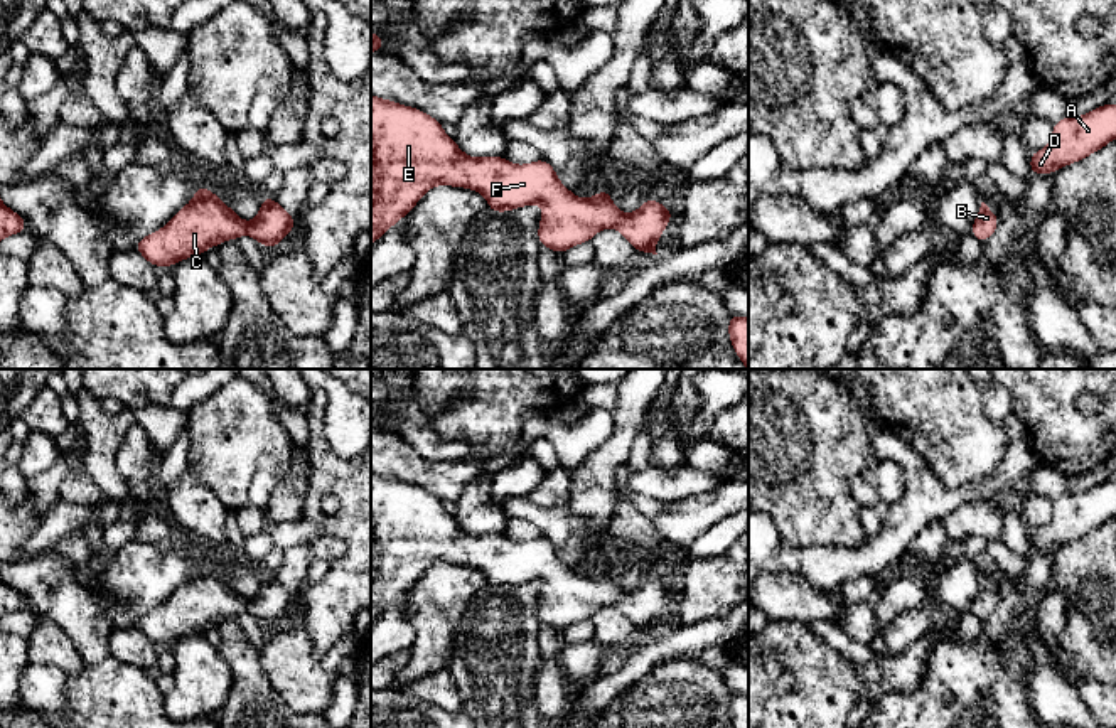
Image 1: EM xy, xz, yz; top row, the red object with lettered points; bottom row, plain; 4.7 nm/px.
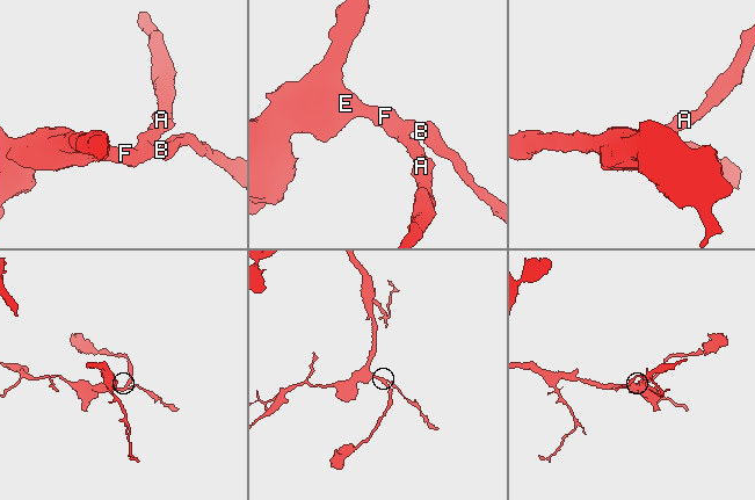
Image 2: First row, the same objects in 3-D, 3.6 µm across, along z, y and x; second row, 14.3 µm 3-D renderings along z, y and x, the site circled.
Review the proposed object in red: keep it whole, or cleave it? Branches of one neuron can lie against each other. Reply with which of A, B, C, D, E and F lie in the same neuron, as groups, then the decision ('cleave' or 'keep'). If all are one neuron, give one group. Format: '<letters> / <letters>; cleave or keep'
A B C D E F; keep

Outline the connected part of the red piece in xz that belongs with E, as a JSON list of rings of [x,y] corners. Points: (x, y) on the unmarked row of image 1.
[[[371,472],[371,622],[374,622],[401,595],[406,595],[420,576],[435,563],[464,565],[480,570],[486,575],[491,590],[507,590],[518,585],[539,581],[545,592],[539,597],[538,618],[541,624],[546,624],[558,632],[563,632],[577,622],[592,618],[593,613],[605,605],[615,605],[637,630],[657,632],[656,622],[674,593],[664,581],[651,575],[630,592],[624,592],[615,585],[609,568],[598,568],[590,576],[580,576],[560,559],[556,548],[545,536],[524,543],[514,543],[499,533],[480,536],[469,534],[459,526],[452,514],[445,512],[443,502],[433,494],[428,494],[418,485]]]

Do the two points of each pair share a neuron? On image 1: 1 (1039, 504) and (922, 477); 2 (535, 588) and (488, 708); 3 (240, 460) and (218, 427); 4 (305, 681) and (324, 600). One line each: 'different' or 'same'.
1: different
2: same
3: same
4: different

